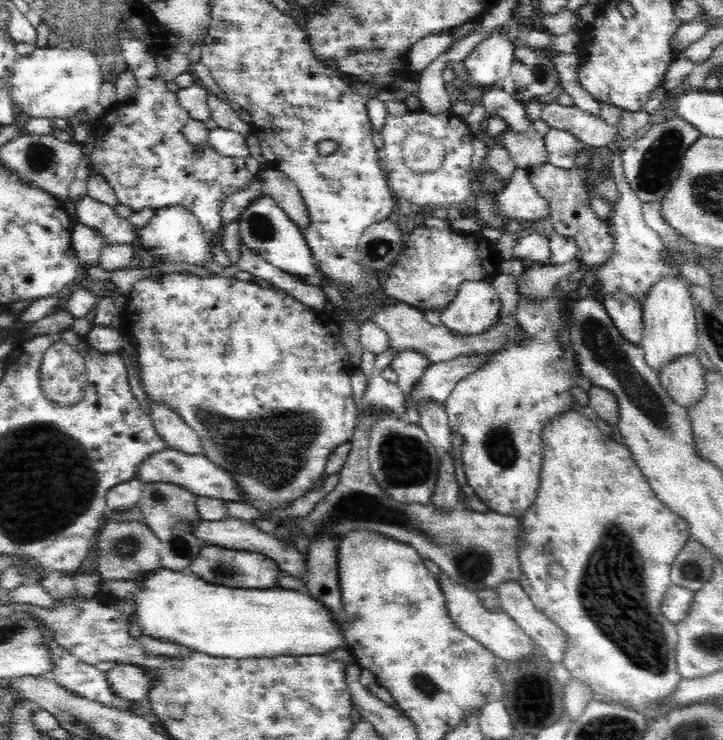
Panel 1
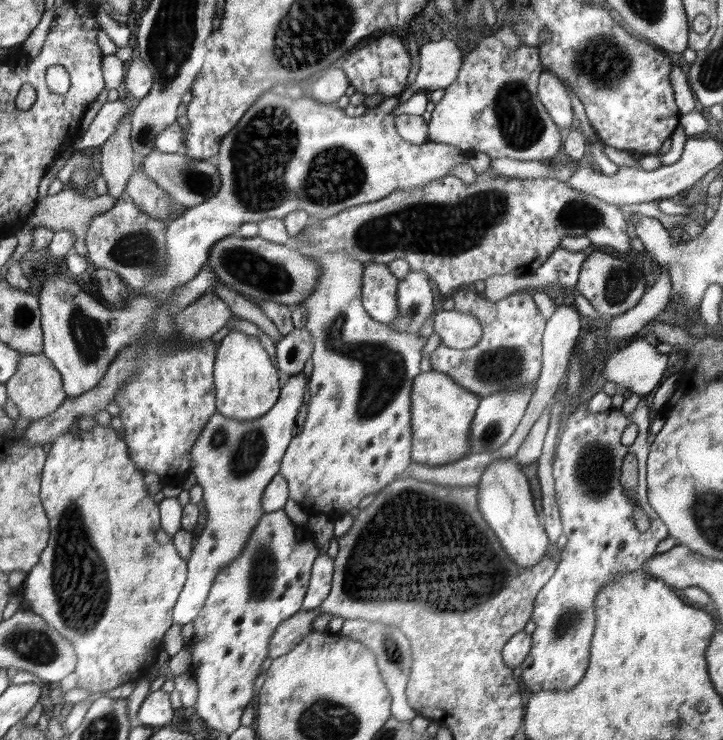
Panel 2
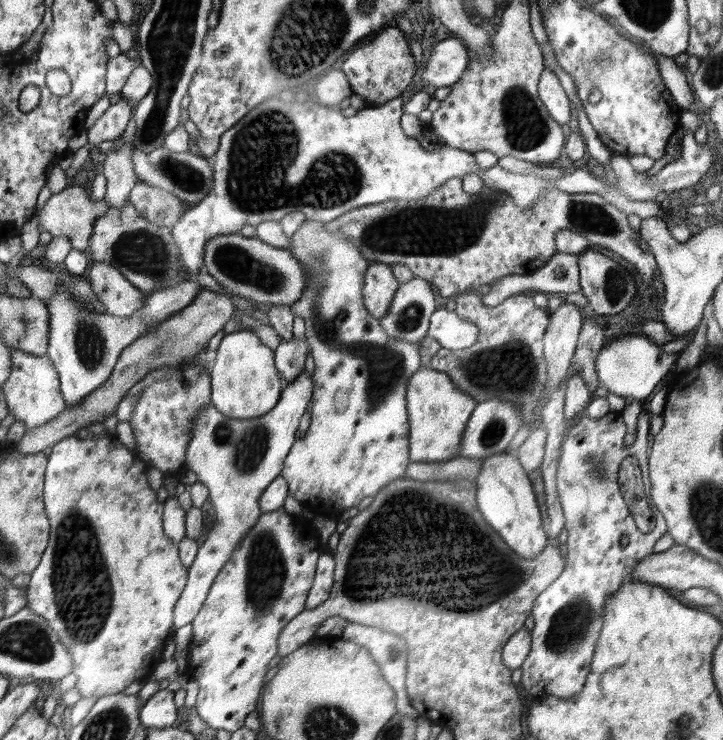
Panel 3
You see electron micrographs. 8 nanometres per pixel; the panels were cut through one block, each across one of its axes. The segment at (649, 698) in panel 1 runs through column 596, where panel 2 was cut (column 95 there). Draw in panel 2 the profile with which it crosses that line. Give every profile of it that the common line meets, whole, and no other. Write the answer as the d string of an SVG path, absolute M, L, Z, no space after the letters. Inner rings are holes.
M96 424L94 429L81 431L80 434L66 433L56 437L48 453L41 474L40 498L49 520L50 536L46 550L42 551L39 561L27 572L23 589L28 598L30 611L41 617L48 626L53 627L64 639L72 643L77 656L75 674L78 676L77 687L94 695L101 695L124 684L137 681L146 676L157 661L162 648L162 637L172 627L173 609L180 591L187 579L187 561L180 558L173 543L173 538L161 528L159 506L148 493L144 485L144 475L132 462L128 454L126 441L112 427Z

